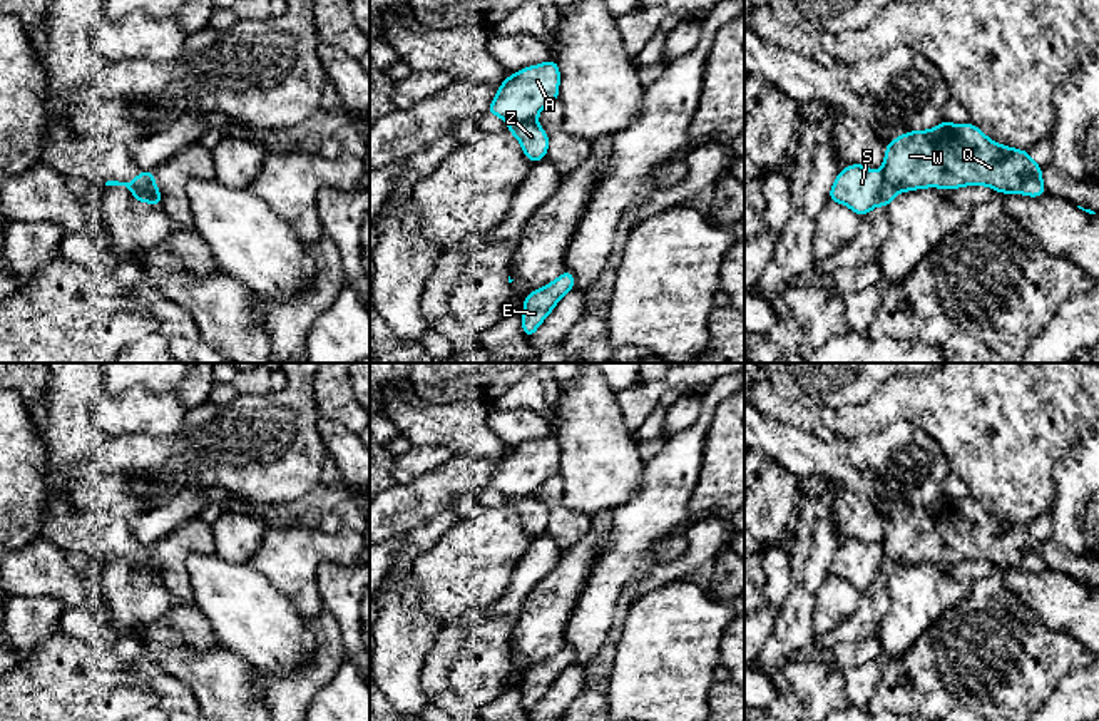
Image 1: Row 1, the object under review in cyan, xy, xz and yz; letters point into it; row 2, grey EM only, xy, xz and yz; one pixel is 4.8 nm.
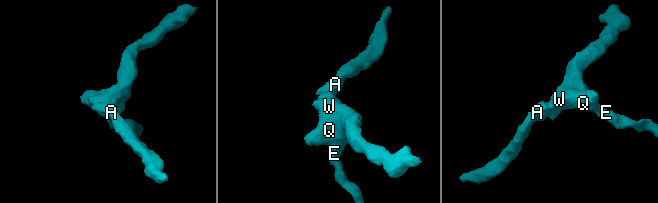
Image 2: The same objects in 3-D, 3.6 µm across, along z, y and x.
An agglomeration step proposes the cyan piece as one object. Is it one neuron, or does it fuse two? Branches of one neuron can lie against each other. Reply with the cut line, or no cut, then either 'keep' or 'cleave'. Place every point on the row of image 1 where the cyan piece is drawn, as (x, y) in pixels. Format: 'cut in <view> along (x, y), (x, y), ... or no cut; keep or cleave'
cut in yz along (882, 173), (882, 188), (877, 201); cleave

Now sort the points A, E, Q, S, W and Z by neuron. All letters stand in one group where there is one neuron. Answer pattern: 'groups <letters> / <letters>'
groups A S / E Q W Z

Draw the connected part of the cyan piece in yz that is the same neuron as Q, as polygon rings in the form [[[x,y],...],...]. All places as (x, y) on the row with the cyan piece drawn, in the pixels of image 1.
[[[942,120],[932,130],[908,130],[885,146],[878,202],[887,211],[898,192],[962,186],[1042,197],[1047,194],[1042,169],[1029,151],[994,142],[970,120],[962,125]]]

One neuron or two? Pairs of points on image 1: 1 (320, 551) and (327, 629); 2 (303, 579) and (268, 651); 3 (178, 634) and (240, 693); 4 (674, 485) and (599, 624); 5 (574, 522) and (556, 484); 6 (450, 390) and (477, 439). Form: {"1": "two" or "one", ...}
{"1": "two", "2": "two", "3": "one", "4": "one", "5": "one", "6": "two"}

